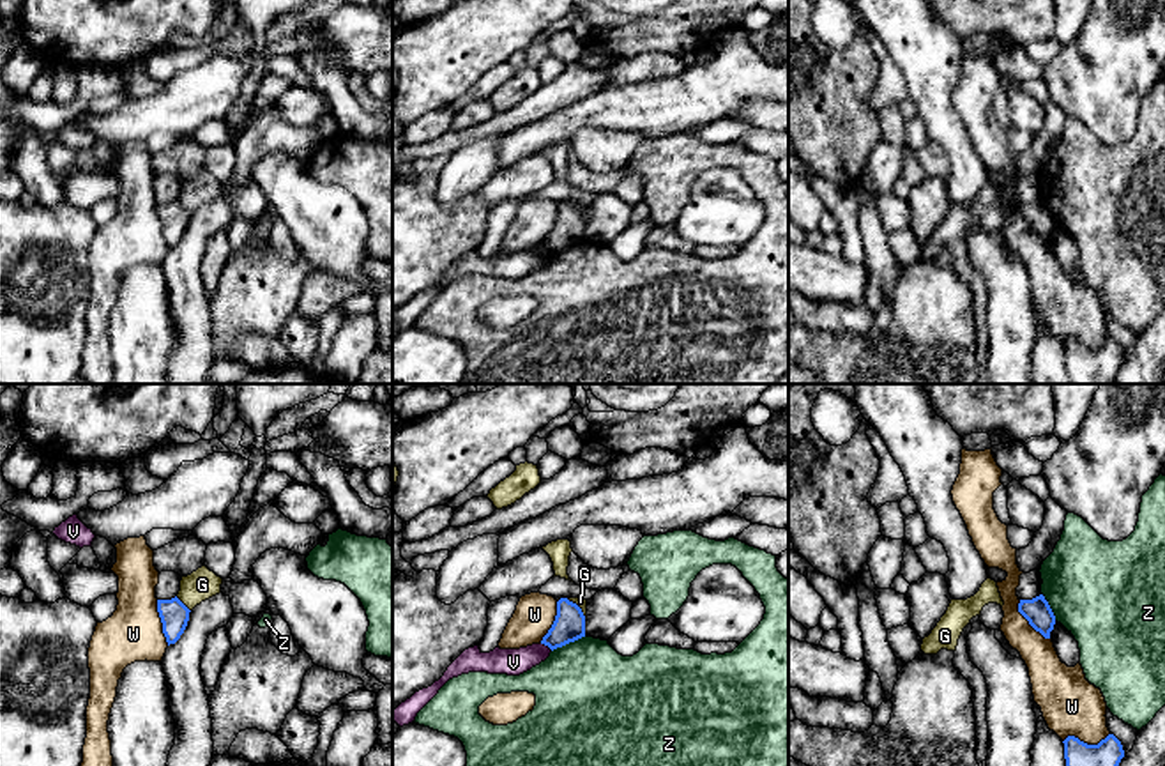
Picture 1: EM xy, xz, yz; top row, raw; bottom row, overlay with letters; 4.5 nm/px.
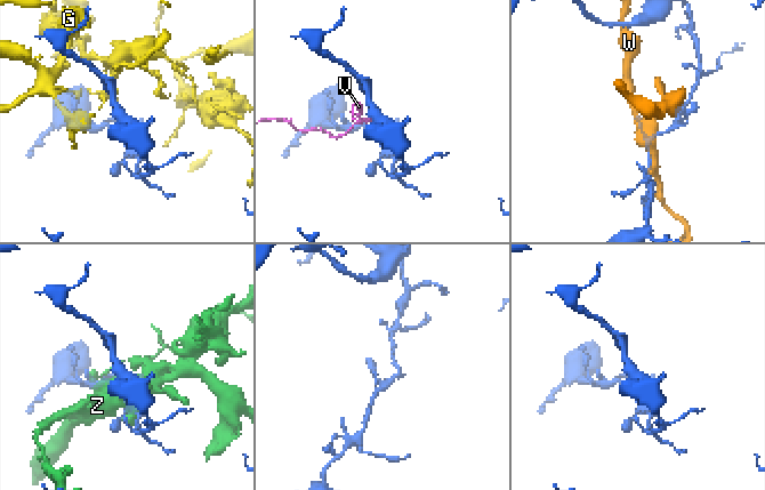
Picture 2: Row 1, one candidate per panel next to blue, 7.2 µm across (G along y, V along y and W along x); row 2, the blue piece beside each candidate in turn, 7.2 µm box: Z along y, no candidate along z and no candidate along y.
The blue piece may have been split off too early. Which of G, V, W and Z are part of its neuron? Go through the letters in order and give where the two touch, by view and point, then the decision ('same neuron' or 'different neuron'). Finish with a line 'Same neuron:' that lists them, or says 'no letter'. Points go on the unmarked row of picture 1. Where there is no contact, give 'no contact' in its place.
G: contact xy (182, 207); different neuron
V: contact xz (547, 248); different neuron
W: contact yz (1086, 347); different neuron
Z: contact xz (568, 246); different neuron
Same neuron: no letter

